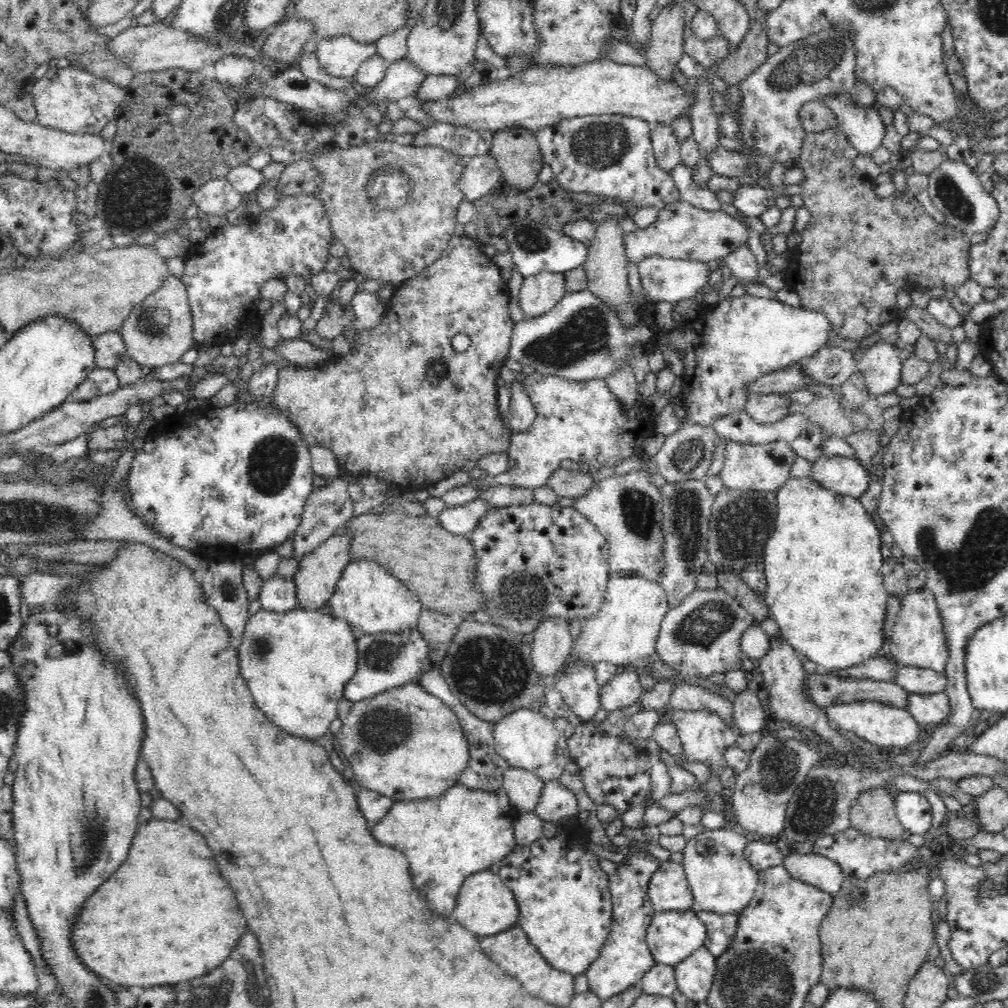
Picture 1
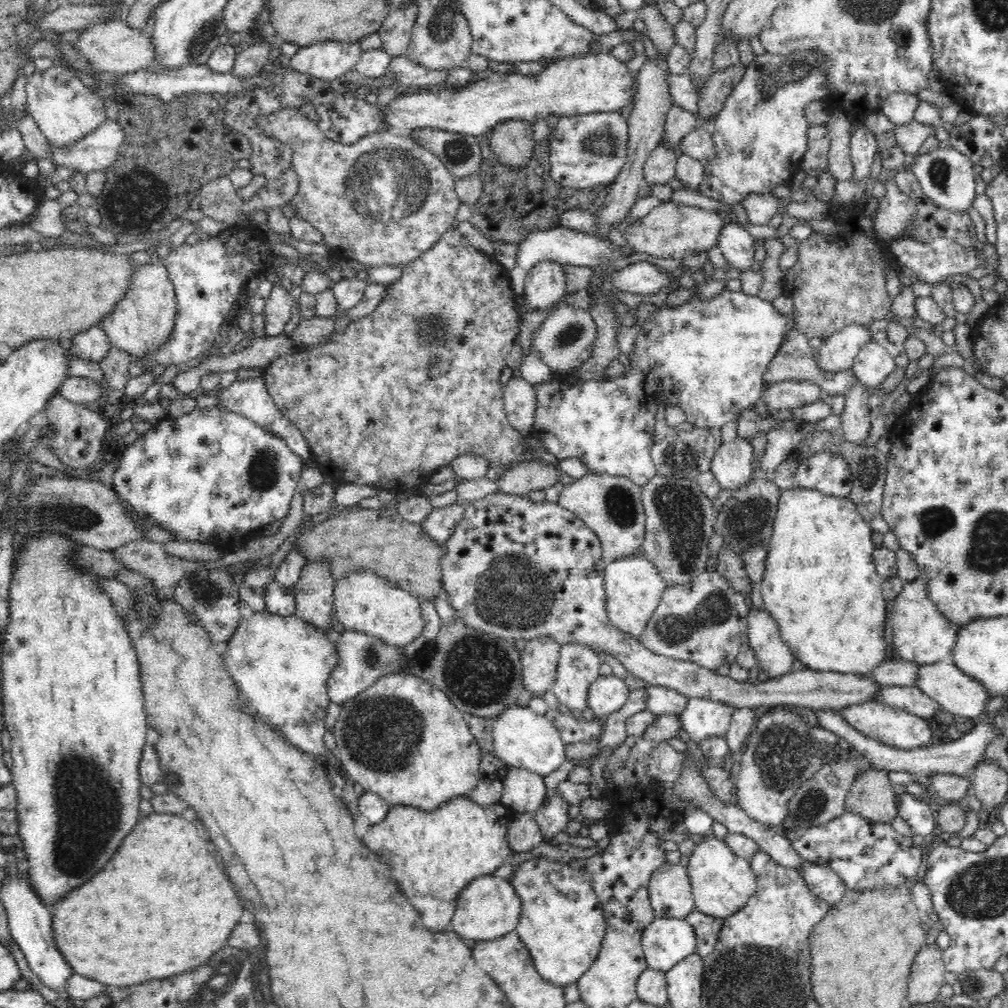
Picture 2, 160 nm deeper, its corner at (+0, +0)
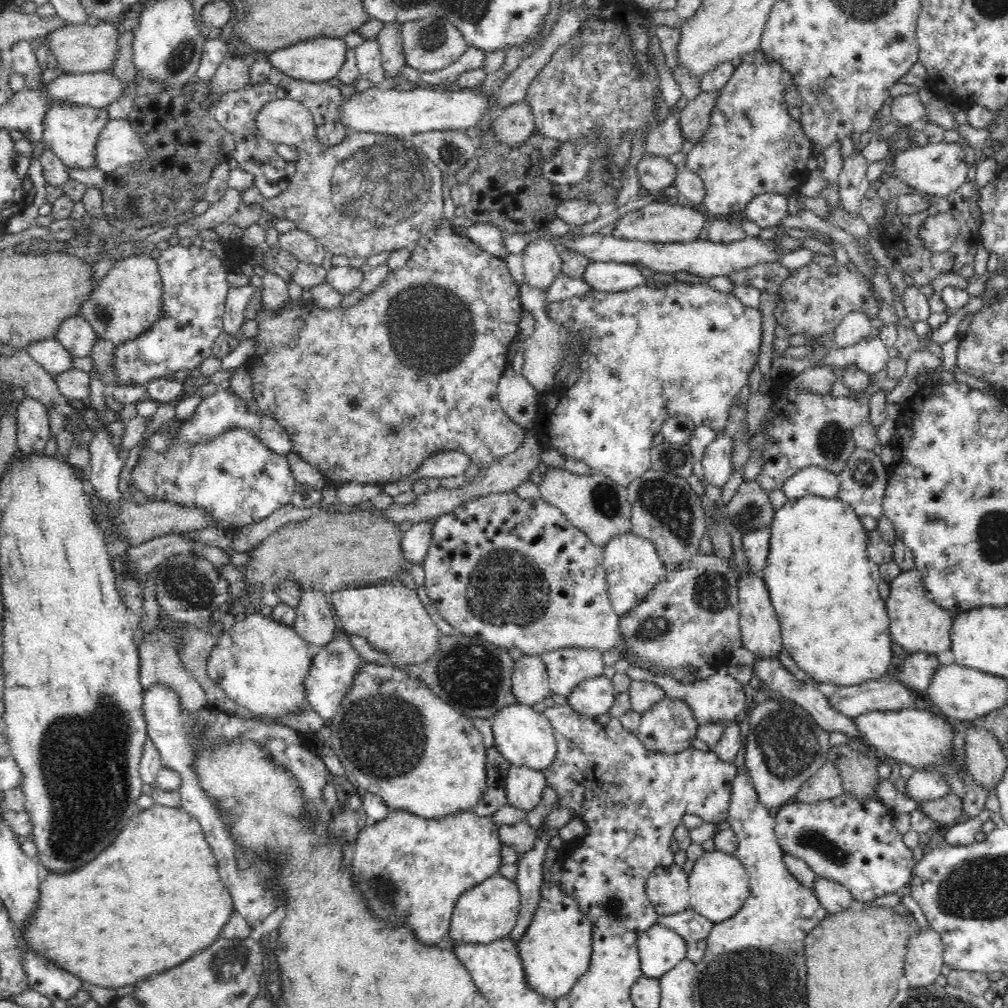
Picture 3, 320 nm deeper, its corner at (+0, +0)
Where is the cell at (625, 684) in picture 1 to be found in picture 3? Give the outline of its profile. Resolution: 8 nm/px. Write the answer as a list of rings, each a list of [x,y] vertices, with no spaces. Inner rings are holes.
[[[605,676],[583,679],[566,696],[567,704],[583,716],[601,716],[612,706],[616,691],[610,679]]]

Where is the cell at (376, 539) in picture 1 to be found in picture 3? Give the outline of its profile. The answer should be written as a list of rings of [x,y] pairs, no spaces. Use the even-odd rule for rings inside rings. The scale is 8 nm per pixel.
[[[320,509],[306,519],[282,524],[272,534],[266,536],[248,552],[249,559],[240,566],[242,581],[246,585],[248,597],[272,592],[277,594],[283,580],[294,580],[302,591],[322,592],[330,596],[339,589],[376,584],[382,578],[396,578],[404,568],[410,566],[410,560],[402,556],[402,532],[394,521],[384,515],[372,515],[370,511],[330,513]]]

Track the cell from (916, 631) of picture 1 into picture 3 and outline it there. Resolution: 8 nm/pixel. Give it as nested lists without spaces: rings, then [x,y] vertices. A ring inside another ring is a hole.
[[[916,568],[901,570],[900,574],[889,583],[890,596],[885,601],[890,620],[890,635],[894,643],[899,644],[910,655],[918,652],[940,657],[942,665],[954,664],[951,652],[950,630],[953,628],[954,615],[938,607],[926,597],[923,576]]]

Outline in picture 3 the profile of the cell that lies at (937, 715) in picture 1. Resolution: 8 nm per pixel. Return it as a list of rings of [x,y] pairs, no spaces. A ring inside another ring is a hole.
[[[893,680],[868,681],[859,685],[837,686],[836,690],[826,697],[834,710],[854,720],[862,713],[880,709],[900,710],[900,708],[914,707],[914,695],[901,682]]]

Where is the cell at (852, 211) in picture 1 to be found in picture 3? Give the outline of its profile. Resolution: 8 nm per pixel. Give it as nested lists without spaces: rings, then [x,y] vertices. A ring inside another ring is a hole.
[[[816,256],[808,266],[795,270],[781,286],[778,305],[774,308],[777,324],[791,333],[805,337],[821,336],[836,330],[849,312],[861,310],[877,322],[878,304],[870,289],[870,283],[854,264],[841,265],[832,256]]]

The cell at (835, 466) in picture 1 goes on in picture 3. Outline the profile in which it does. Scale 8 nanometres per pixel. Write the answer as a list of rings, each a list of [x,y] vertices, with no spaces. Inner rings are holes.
[[[811,466],[793,474],[783,482],[781,489],[787,500],[810,495],[834,498],[840,492],[840,482],[838,475]]]

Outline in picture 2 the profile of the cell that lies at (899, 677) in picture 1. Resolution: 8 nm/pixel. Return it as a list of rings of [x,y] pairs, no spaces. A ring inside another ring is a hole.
[[[941,662],[922,666],[917,674],[915,686],[928,695],[932,702],[940,705],[944,712],[970,720],[976,720],[977,716],[980,716],[986,710],[989,701],[987,699],[989,690],[978,680],[962,673],[954,662]]]

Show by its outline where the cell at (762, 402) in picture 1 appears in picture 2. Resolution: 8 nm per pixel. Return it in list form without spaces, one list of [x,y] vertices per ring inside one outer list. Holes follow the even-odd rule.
[[[782,380],[772,383],[764,392],[767,408],[782,410],[812,404],[822,398],[822,389],[811,380]]]

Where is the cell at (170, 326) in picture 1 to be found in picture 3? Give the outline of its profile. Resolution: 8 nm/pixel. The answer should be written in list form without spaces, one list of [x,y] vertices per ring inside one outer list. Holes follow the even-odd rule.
[[[148,249],[138,255],[120,259],[112,264],[110,270],[98,282],[89,296],[86,296],[85,304],[82,306],[82,315],[92,325],[98,337],[116,344],[126,343],[126,340],[134,340],[136,336],[145,332],[158,320],[162,311],[162,279],[158,272],[157,260],[153,260]]]

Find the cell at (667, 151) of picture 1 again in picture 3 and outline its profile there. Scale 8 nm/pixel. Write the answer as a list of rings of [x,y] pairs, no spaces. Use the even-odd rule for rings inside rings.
[[[643,156],[637,163],[638,179],[650,195],[657,196],[674,185],[677,171],[668,157]]]

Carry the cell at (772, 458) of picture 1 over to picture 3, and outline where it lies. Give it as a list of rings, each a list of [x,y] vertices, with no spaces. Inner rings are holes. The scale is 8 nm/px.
[[[718,433],[716,438],[706,446],[701,459],[704,476],[710,484],[722,487],[732,476],[733,468],[730,452],[734,451],[734,443],[729,436]]]

